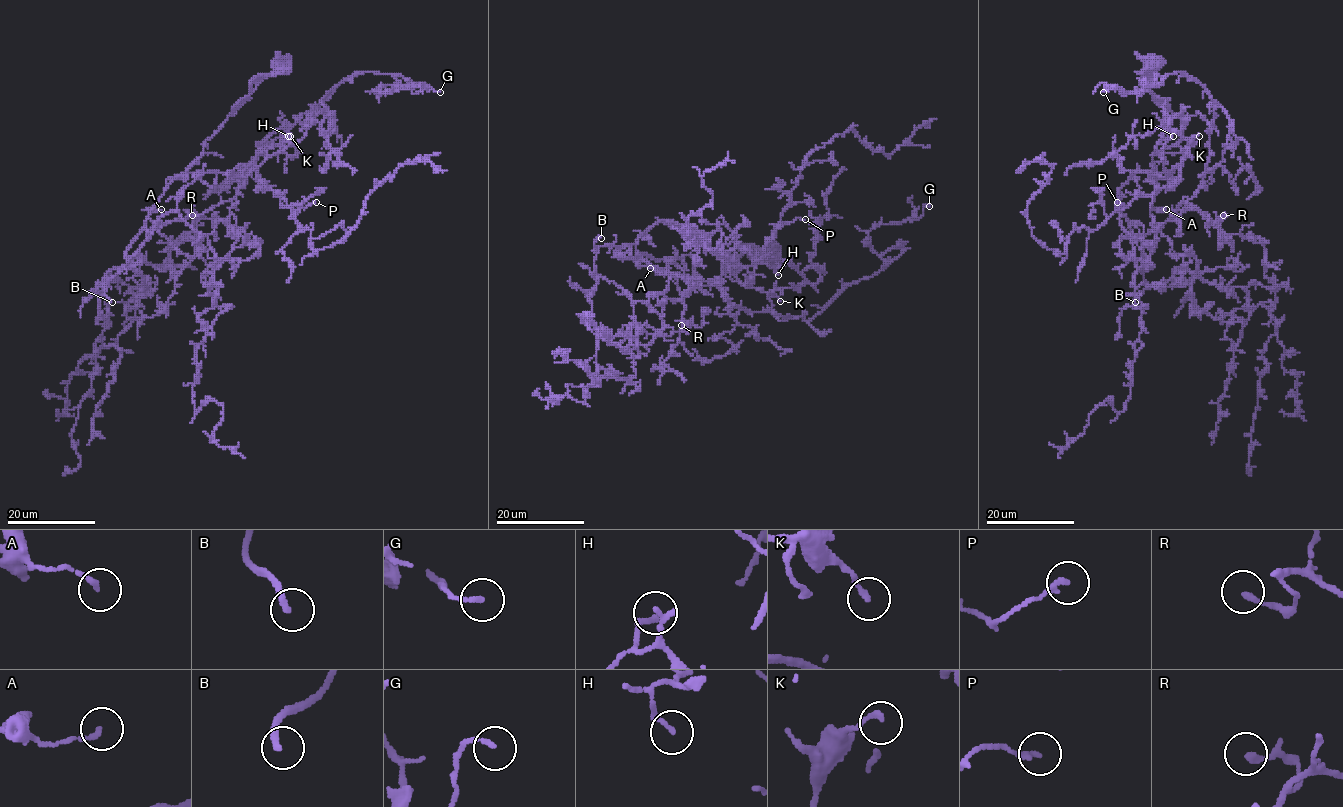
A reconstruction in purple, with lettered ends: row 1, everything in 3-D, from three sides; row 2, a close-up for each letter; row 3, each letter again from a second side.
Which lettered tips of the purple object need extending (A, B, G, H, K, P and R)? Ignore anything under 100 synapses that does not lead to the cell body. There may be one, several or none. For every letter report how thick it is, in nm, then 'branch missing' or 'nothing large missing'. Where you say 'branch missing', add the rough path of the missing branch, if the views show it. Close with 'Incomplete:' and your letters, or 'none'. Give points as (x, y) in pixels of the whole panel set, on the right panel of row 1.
A: 160 nm | nothing large missing
B: 240 nm | branch missing | (1135, 302), (1185, 396), (1149, 453), (1131, 444), (1119, 452), (1107, 517)
G: 150 nm | nothing large missing
H: 170 nm | nothing large missing
K: 200 nm | nothing large missing
P: 160 nm | nothing large missing
R: 200 nm | nothing large missing
Incomplete: B

